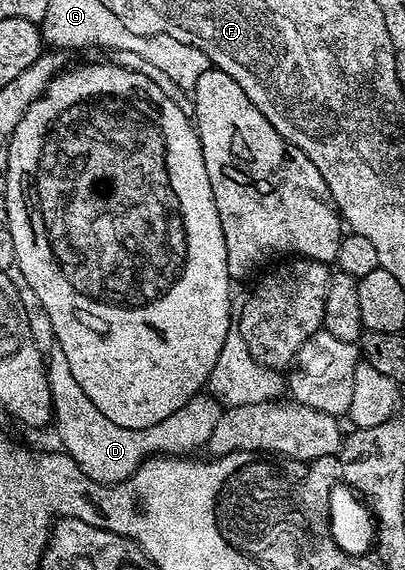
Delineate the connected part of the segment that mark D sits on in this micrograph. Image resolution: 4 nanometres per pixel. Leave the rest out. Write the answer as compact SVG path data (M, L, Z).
M54 345L53 349L47 354L47 369L49 371L49 387L51 388L51 396L53 397L53 417L55 419L55 427L57 426L57 434L61 437L64 453L69 454L75 460L75 464L79 464L79 468L91 480L102 482L104 486L114 486L117 482L124 482L133 475L136 470L148 458L154 456L189 456L200 448L208 447L211 440L211 432L215 432L215 424L219 424L223 413L223 406L216 398L208 393L202 392L194 396L191 401L183 408L179 408L179 412L171 412L171 416L167 416L167 420L159 420L159 424L151 424L151 428L119 428L119 424L111 424L111 420L107 420L107 416L103 416L103 412L99 412L99 408L95 408L95 404L91 404L91 400L87 396L87 392L83 392L83 388L79 388L79 380L75 380L75 376L71 376L71 364L67 364L67 356L63 356L63 348Z

